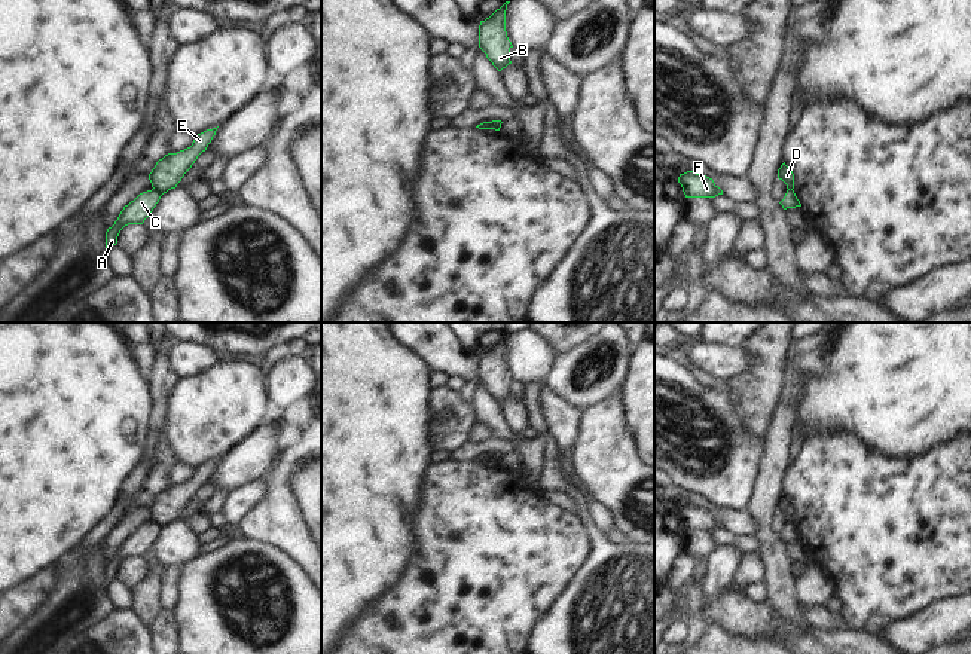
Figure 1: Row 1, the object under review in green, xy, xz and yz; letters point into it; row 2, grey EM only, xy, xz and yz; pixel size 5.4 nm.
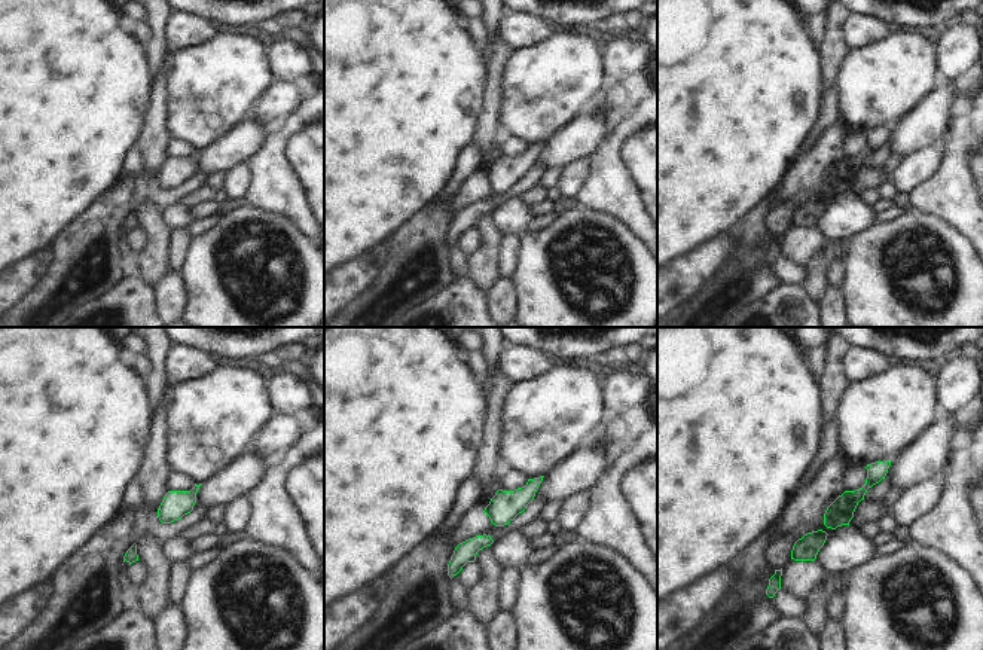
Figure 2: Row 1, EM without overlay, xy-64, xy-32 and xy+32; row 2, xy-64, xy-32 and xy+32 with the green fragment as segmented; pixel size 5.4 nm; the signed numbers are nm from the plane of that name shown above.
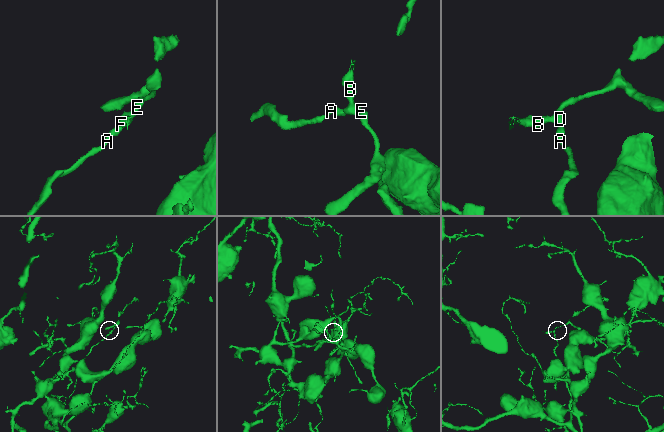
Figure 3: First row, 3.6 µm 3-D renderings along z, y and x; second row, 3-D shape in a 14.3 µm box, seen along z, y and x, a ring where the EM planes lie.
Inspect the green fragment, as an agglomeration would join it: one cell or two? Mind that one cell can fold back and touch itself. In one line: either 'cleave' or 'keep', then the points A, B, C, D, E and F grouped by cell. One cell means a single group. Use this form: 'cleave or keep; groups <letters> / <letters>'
cleave; groups A C / B D E F

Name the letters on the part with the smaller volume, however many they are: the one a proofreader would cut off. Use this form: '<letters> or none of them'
B, D, E, F

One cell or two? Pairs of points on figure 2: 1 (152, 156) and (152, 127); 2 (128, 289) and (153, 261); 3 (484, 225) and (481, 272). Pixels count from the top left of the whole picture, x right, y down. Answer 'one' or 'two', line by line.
1: one
2: two
3: one

